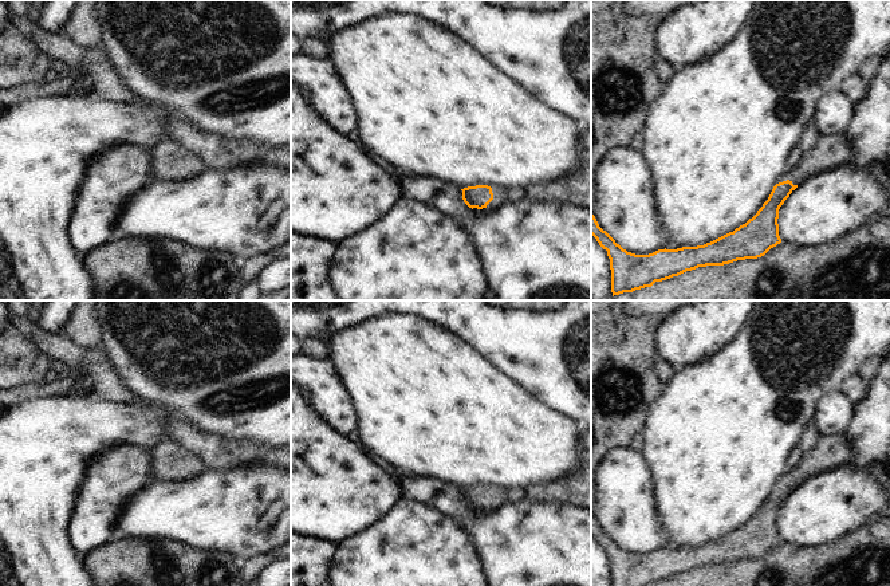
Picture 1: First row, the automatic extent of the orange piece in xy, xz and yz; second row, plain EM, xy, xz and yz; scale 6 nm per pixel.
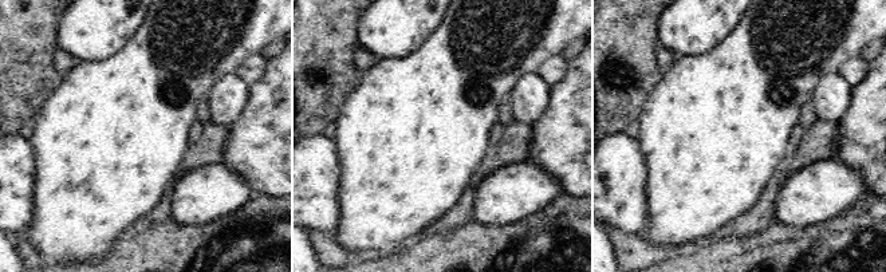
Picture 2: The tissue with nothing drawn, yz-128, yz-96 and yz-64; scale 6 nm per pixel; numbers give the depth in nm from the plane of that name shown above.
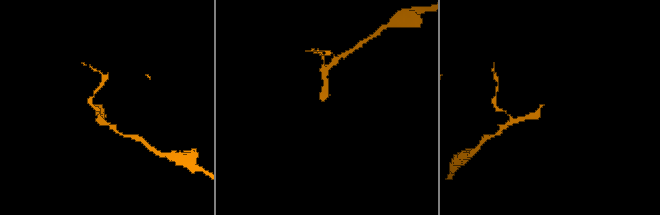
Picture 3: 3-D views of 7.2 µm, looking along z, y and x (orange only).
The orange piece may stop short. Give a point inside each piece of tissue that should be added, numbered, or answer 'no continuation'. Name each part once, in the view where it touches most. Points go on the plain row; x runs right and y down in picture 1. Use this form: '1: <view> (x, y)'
1: xz (499, 492)

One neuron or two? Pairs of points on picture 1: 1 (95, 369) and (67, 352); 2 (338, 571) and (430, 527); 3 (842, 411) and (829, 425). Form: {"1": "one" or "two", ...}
{"1": "one", "2": "one", "3": "one"}

